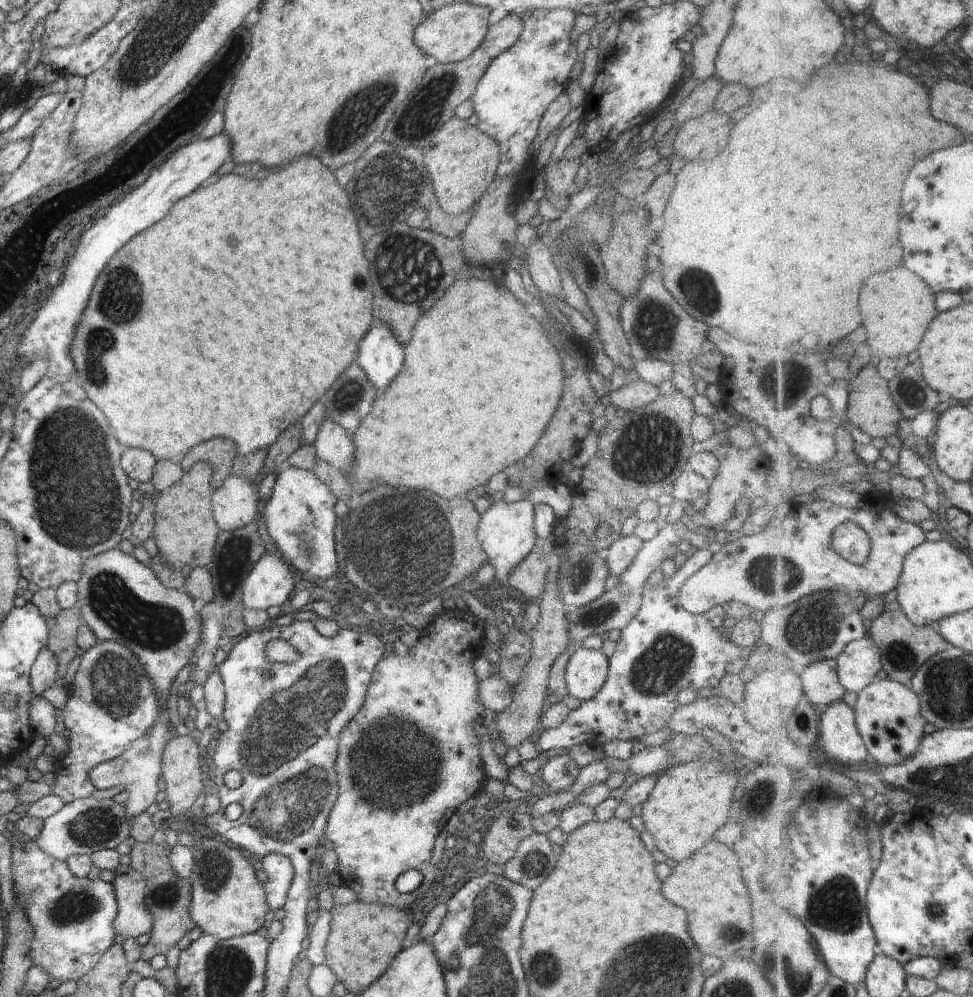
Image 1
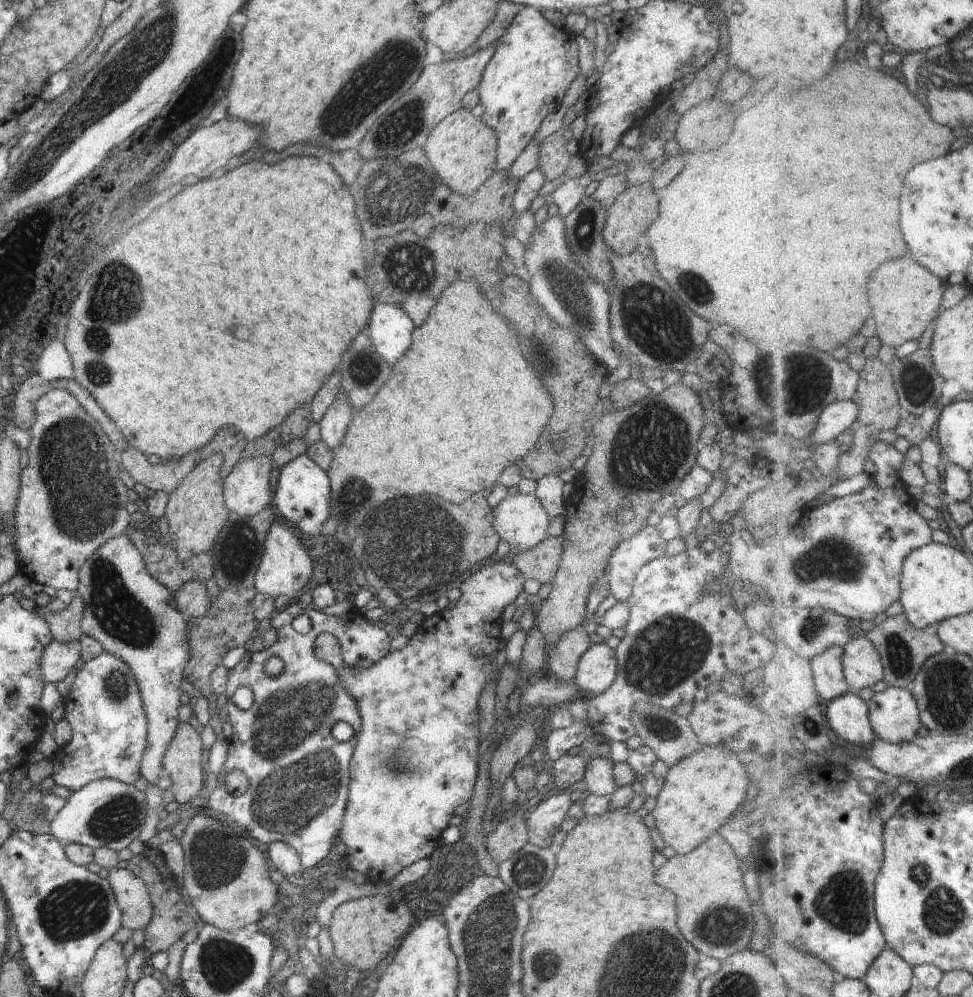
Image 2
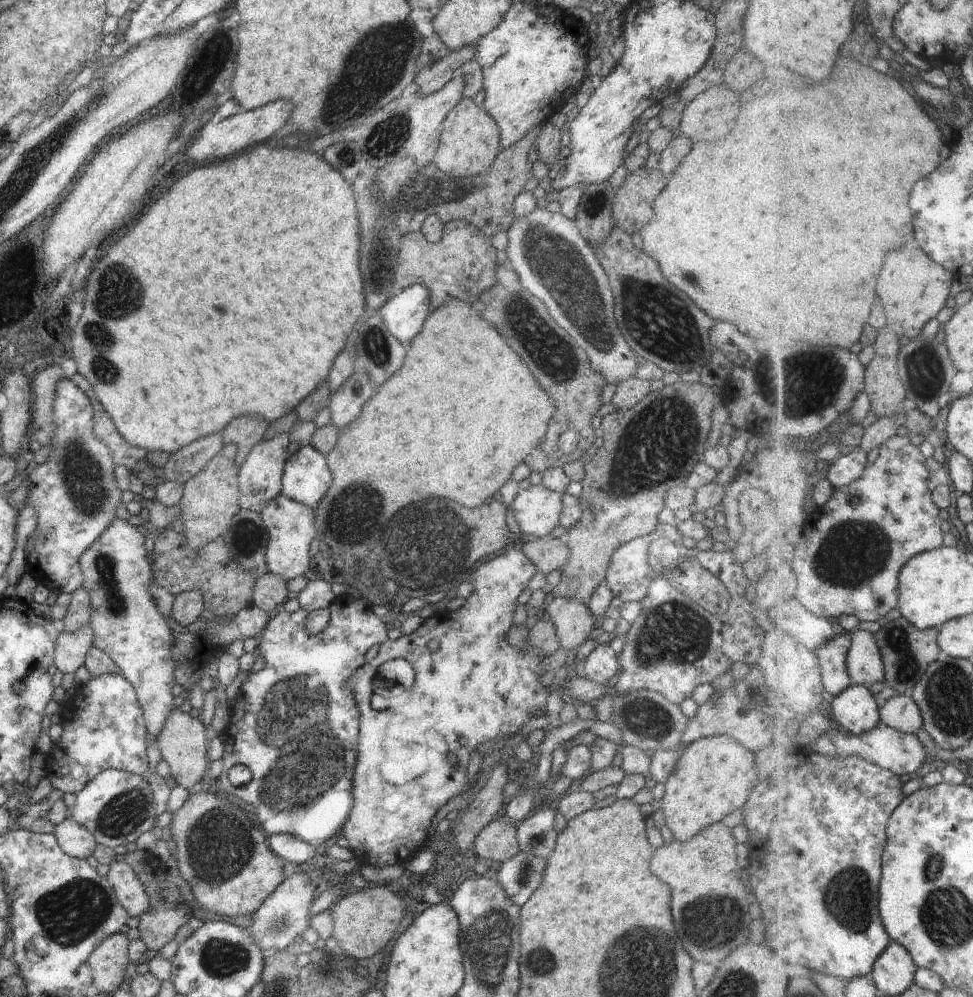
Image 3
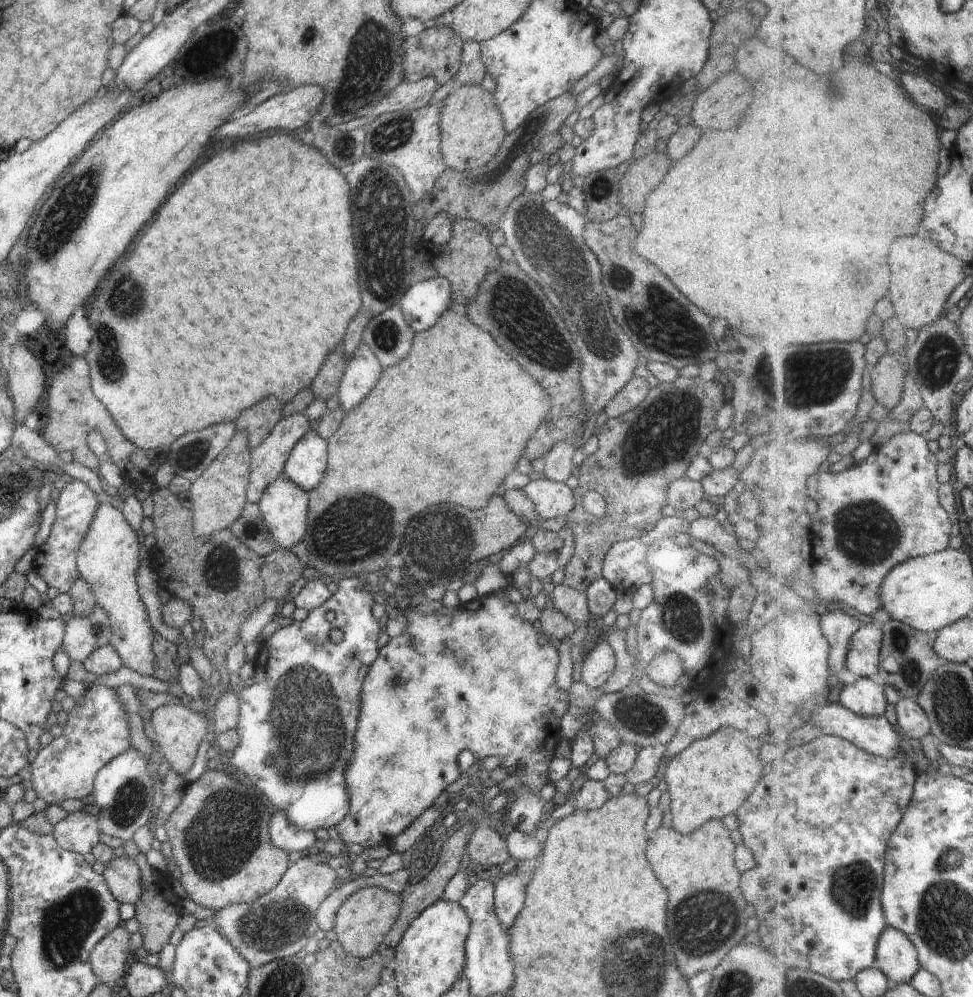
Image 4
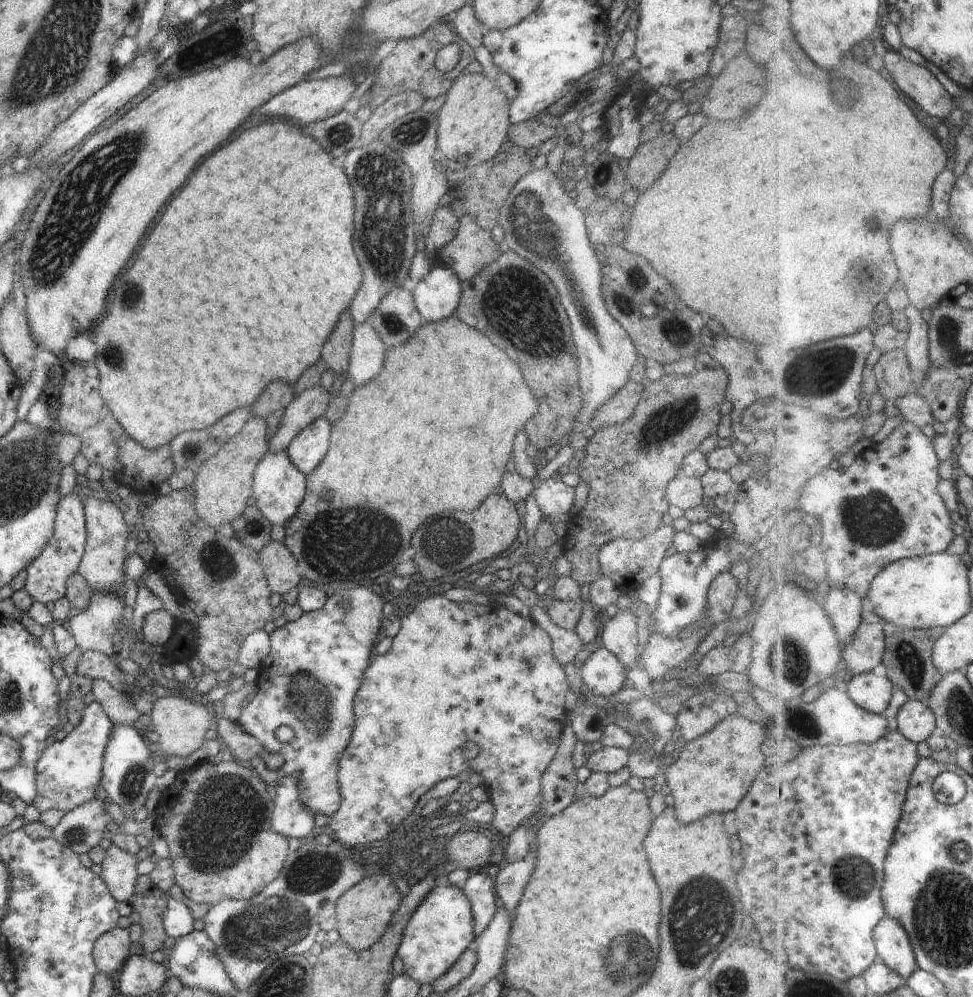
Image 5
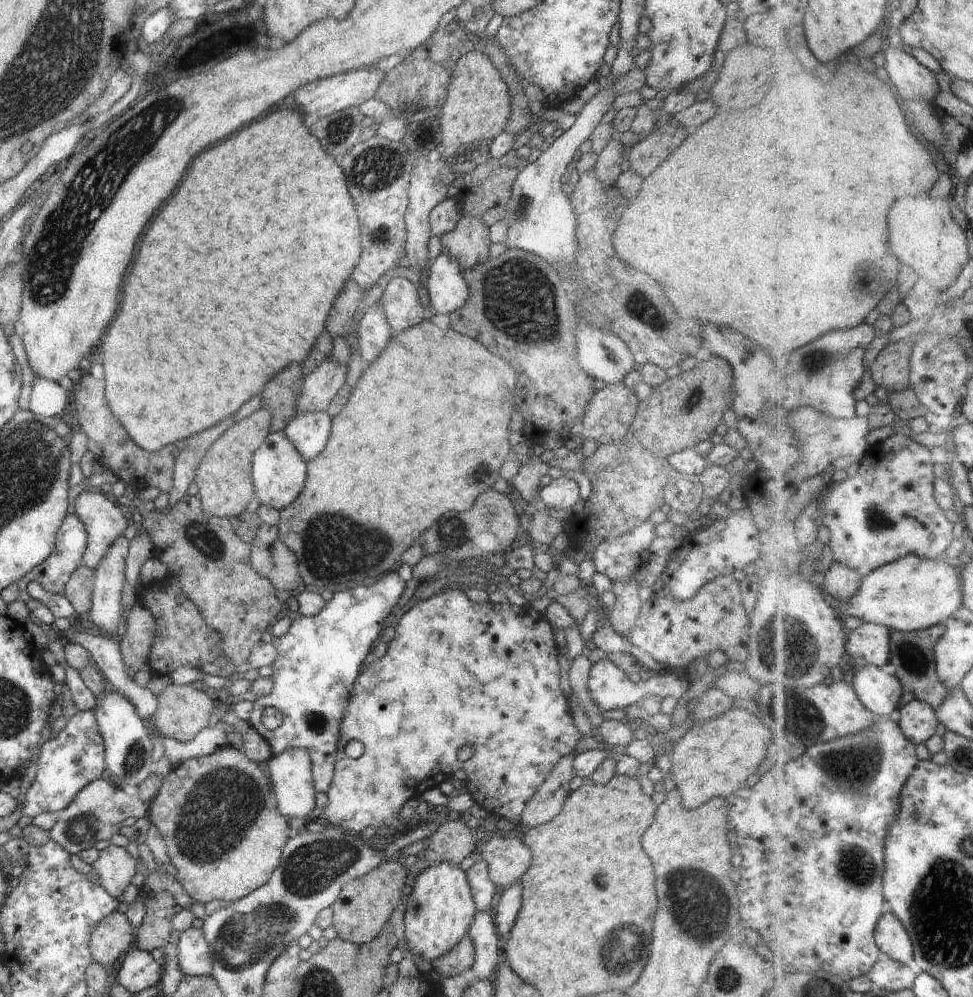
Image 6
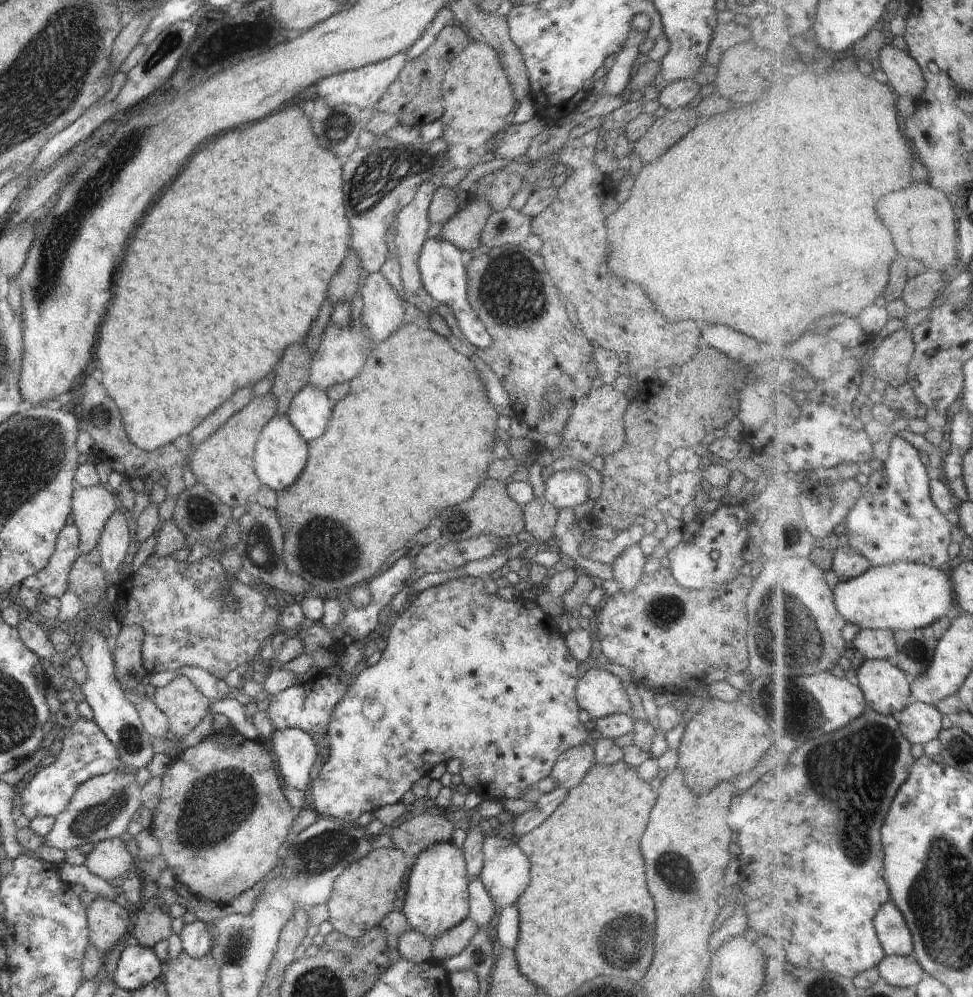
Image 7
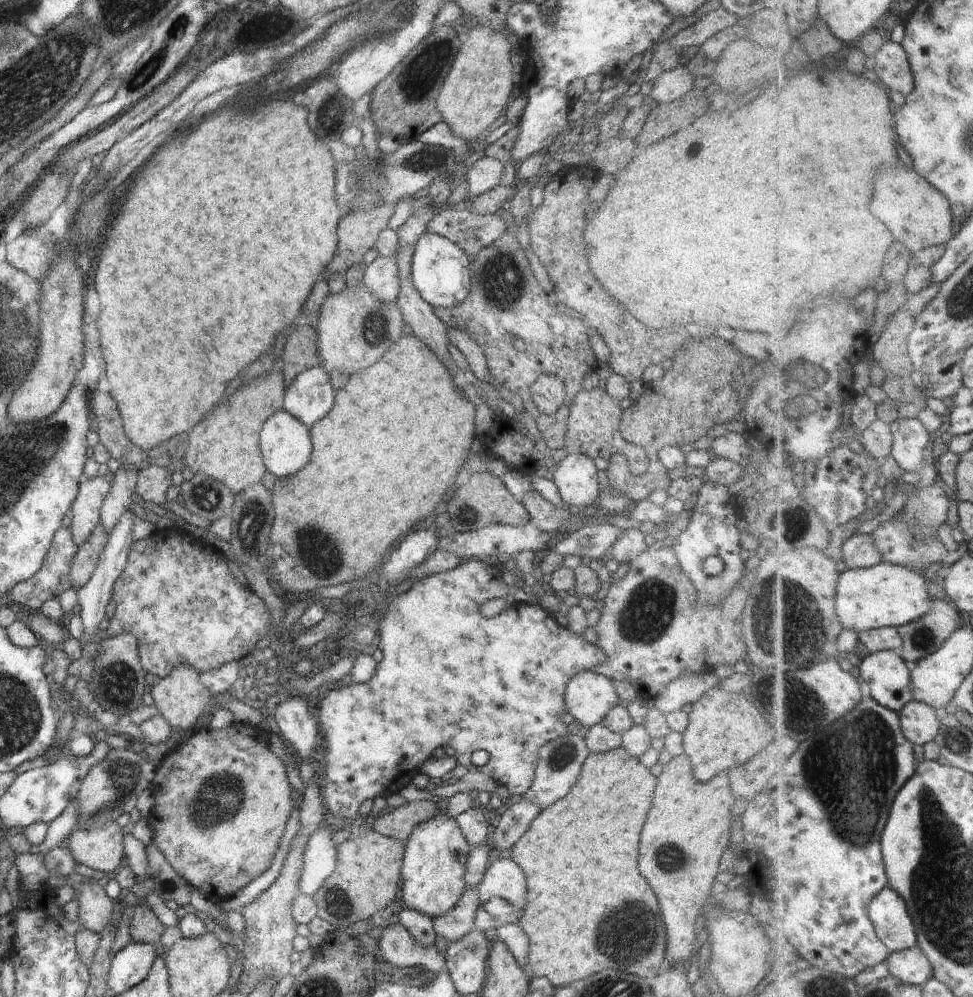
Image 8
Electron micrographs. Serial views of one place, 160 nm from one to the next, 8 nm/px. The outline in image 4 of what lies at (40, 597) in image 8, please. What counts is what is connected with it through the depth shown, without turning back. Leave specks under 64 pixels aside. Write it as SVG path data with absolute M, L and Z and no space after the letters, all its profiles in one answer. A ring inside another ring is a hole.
M72 480L70 484L57 485L55 492L56 520L48 540L38 548L38 556L33 569L44 579L49 588L60 593L69 594L72 584L80 578L76 566L77 551L84 541L84 536L94 520L98 506L102 506L97 494L87 484L80 480Z

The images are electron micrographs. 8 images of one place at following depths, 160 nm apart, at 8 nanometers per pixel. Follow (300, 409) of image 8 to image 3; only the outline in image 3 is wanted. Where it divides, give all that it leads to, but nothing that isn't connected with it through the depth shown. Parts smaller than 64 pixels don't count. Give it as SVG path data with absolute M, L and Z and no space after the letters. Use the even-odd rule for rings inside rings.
M304 446L284 464L281 479L281 494L292 501L304 504L312 512L328 494L332 484L332 474L325 456L314 447Z

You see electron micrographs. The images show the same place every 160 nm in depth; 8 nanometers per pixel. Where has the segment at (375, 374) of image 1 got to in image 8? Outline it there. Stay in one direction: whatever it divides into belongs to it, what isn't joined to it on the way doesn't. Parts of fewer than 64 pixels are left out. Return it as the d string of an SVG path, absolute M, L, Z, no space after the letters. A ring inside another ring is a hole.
M428 233L420 235L415 246L411 275L416 290L421 297L435 307L450 308L459 305L469 293L471 283L471 261L456 243L437 235Z

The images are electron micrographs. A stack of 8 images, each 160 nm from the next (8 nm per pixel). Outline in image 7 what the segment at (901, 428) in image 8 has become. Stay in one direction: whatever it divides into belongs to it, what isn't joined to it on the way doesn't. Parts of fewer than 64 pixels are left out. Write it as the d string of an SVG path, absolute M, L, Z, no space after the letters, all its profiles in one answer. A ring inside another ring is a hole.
M895 438L891 441L890 456L886 462L886 476L888 482L886 490L882 494L870 494L862 498L856 508L852 510L848 518L847 534L850 545L857 548L874 567L888 566L894 563L907 562L930 565L932 568L940 569L944 564L953 564L950 558L950 546L954 542L952 538L952 524L946 518L939 506L936 506L932 498L932 487L928 468L922 462L920 450L906 440L906 438Z

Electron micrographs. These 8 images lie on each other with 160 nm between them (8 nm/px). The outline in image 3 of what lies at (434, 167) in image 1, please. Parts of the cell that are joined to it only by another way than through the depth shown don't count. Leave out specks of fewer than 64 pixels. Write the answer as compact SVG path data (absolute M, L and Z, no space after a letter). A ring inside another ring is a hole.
M462 98L443 122L442 133L432 163L437 170L457 178L486 174L499 154L500 130L483 106L476 106L470 98Z

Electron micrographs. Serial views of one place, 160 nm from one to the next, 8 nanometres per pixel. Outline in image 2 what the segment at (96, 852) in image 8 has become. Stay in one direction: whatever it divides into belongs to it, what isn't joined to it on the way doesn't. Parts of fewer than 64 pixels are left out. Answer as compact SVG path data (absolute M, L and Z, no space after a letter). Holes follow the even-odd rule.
M112 868L107 877L122 914L122 928L144 930L152 920L152 900L144 882L127 869Z

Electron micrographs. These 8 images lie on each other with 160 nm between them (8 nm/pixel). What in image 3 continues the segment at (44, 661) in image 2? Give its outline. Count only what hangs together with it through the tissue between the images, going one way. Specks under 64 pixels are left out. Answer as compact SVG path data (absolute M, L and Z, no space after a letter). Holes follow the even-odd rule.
M85 625L76 632L62 632L54 646L54 666L63 674L76 673L85 664L86 654L93 646L92 628Z

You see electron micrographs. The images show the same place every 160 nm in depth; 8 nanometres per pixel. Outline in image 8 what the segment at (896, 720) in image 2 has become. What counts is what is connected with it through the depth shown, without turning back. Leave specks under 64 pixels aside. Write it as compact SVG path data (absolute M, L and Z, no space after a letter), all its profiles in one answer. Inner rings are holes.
M915 698L900 715L904 734L913 743L927 745L939 737L943 715L935 706Z

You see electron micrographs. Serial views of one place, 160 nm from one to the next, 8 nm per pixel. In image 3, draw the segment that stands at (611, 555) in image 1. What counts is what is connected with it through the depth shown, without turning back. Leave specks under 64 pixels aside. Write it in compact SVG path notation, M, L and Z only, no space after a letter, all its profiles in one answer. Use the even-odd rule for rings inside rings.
M658 524L656 530L644 538L636 538L632 542L624 543L618 549L615 550L613 556L611 557L610 564L605 574L605 584L607 588L612 592L613 598L619 598L623 602L636 602L640 601L644 596L646 596L646 590L650 586L650 582L660 576L648 562L648 544L658 538L658 536L664 536L666 540L674 542L674 544L683 544L683 537L674 526L670 524Z

